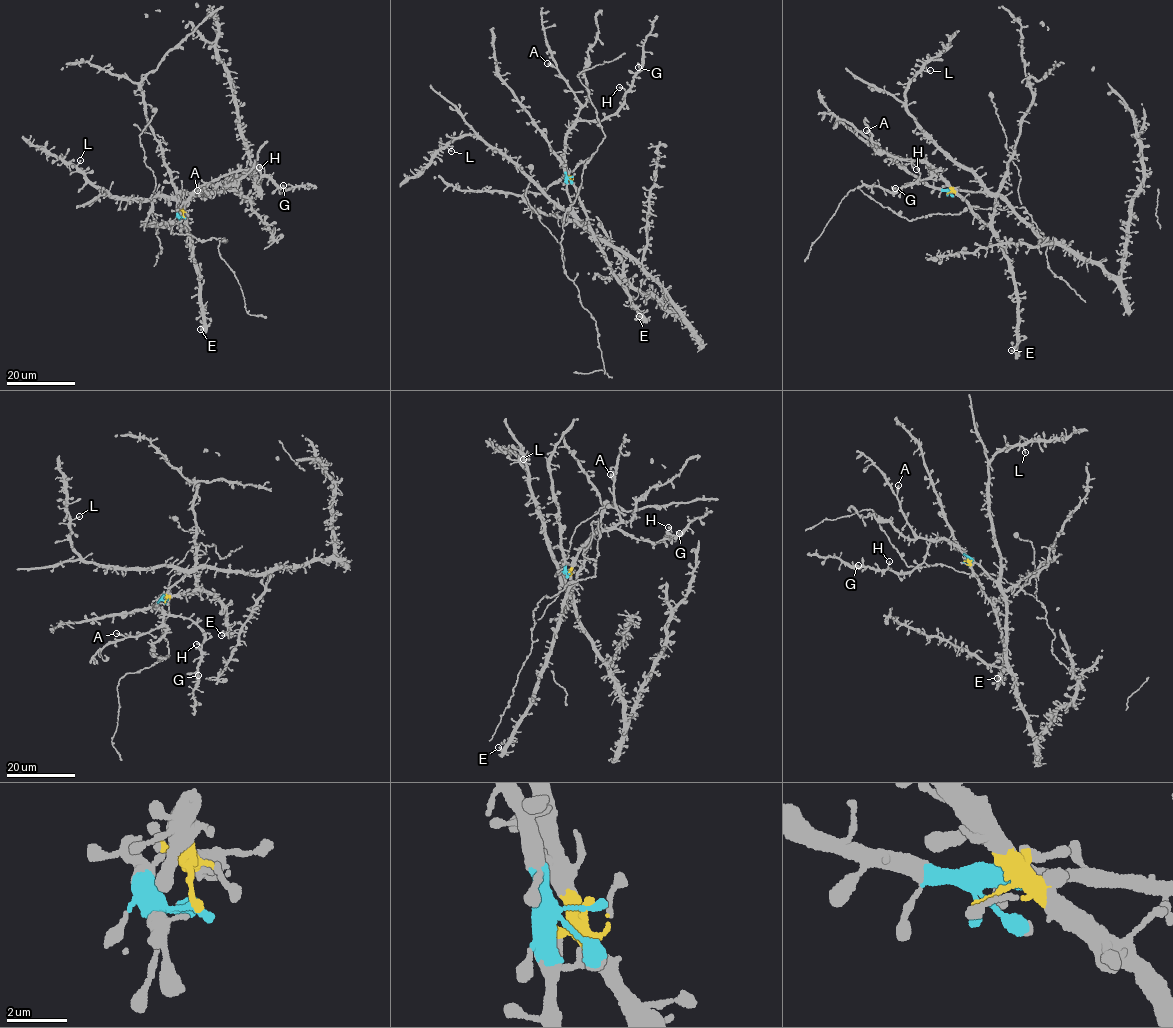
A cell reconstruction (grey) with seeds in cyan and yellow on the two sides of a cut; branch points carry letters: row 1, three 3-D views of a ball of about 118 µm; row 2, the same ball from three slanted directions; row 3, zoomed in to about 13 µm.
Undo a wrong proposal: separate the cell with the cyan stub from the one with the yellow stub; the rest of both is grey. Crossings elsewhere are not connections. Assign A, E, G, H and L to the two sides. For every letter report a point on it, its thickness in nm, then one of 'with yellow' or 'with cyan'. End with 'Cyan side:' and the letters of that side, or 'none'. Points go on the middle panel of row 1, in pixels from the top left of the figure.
A: (547, 63) | 480 nm | with yellow
E: (639, 316) | 280 nm | with yellow
G: (638, 67) | 320 nm | with yellow
H: (619, 87) | 360 nm | with yellow
L: (451, 151) | 200 nm | with cyan
Cyan side: L

